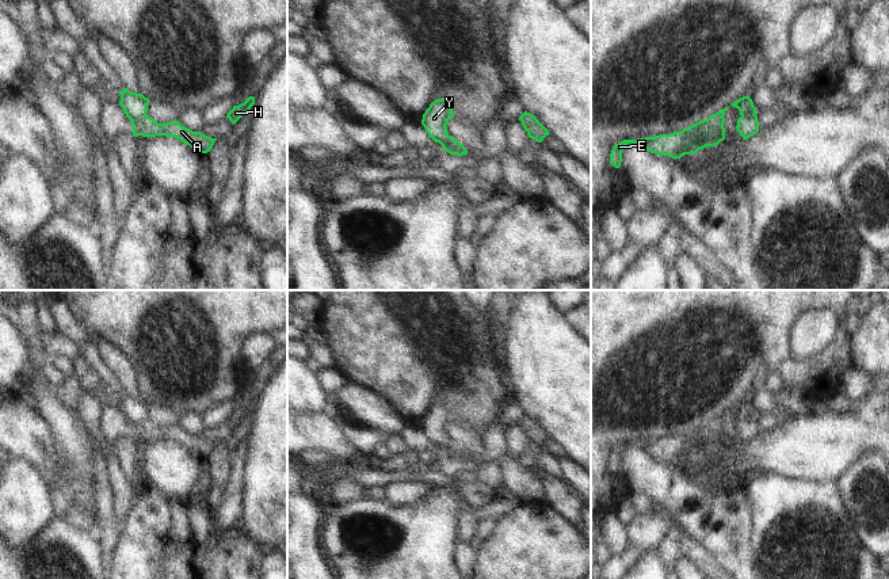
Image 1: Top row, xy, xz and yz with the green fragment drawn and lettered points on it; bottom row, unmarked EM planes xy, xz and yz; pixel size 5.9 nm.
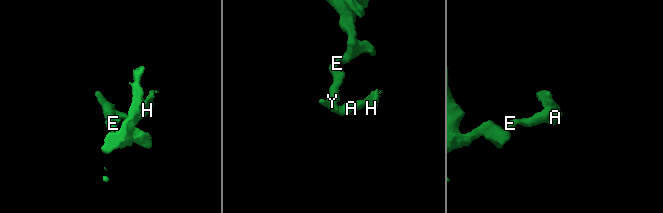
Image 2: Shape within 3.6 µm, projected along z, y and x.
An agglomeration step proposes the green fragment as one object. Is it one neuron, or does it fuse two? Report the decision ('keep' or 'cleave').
cleave

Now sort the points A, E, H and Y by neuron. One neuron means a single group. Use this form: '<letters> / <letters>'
A H / E Y

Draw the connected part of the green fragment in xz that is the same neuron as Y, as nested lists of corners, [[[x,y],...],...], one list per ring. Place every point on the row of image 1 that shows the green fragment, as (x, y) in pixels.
[[[435,99],[423,114],[421,125],[435,142],[443,144],[449,136],[446,125],[451,118],[451,106],[444,99]]]

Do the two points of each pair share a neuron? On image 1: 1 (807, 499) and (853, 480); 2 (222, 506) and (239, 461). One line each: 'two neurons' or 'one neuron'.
1: two neurons
2: one neuron

